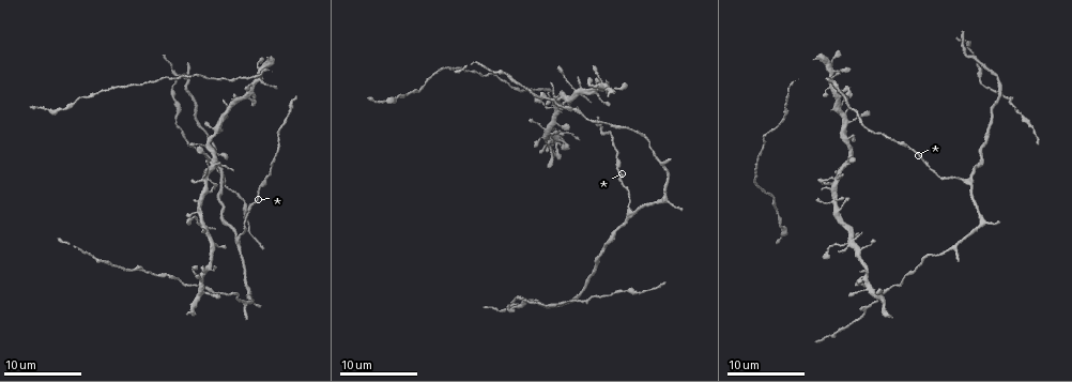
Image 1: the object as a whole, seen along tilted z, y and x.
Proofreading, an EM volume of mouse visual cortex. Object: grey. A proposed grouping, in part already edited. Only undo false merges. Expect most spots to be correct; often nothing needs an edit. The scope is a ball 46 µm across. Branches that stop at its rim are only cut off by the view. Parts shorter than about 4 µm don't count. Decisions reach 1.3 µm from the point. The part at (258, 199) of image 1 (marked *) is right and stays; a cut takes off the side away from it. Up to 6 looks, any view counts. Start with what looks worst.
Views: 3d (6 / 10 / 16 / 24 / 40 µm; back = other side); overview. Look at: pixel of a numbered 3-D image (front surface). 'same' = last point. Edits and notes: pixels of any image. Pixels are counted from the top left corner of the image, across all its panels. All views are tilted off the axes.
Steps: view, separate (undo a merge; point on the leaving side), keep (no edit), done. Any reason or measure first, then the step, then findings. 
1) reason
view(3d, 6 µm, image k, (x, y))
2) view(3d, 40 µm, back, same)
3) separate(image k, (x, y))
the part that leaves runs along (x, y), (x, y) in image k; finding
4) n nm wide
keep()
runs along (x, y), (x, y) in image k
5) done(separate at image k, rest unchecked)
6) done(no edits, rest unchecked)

two arms in line, one across
view(3d, 6 µm, image 1, (629, 216))

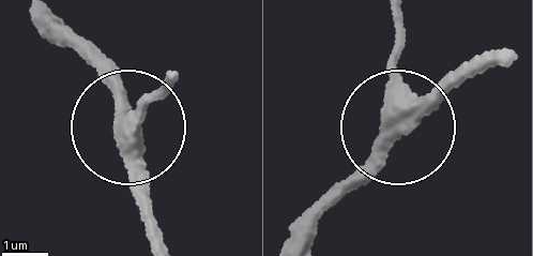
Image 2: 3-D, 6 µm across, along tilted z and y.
370 nm wide
keep()
runs along (398, 14), (400, 118), (458, 72) in image 2; one neuron here

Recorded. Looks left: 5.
small branch off a trunk
view(3d, 10 µm, image 1, (575, 89))

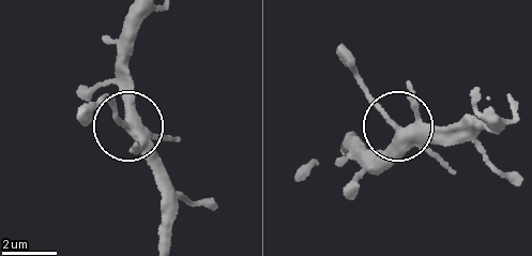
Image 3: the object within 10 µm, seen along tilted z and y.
keep()
continuous, no second neuron

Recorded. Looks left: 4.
calibre changes
view(3d, 10 µm, image 1, (998, 95))

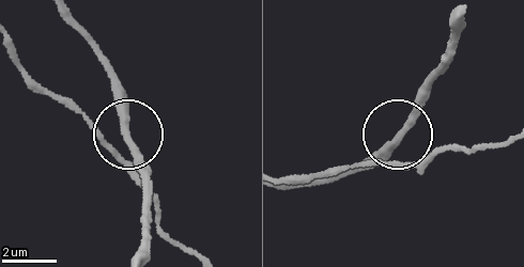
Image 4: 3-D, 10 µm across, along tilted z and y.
view(3d, 10 µm, back, image 4, (126, 132))

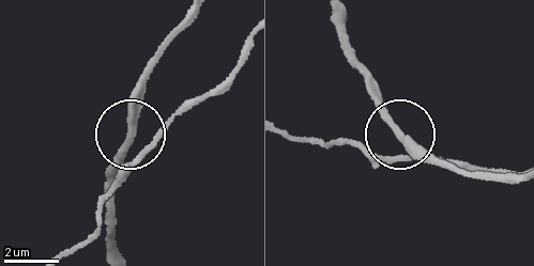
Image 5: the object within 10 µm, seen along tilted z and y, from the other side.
290 nm wide
keep()
runs along (344, 20), (349, 51), (385, 118), (415, 152), (438, 161) in image 5; one neuron here

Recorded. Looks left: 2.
done(no edits, rest unchecked)

